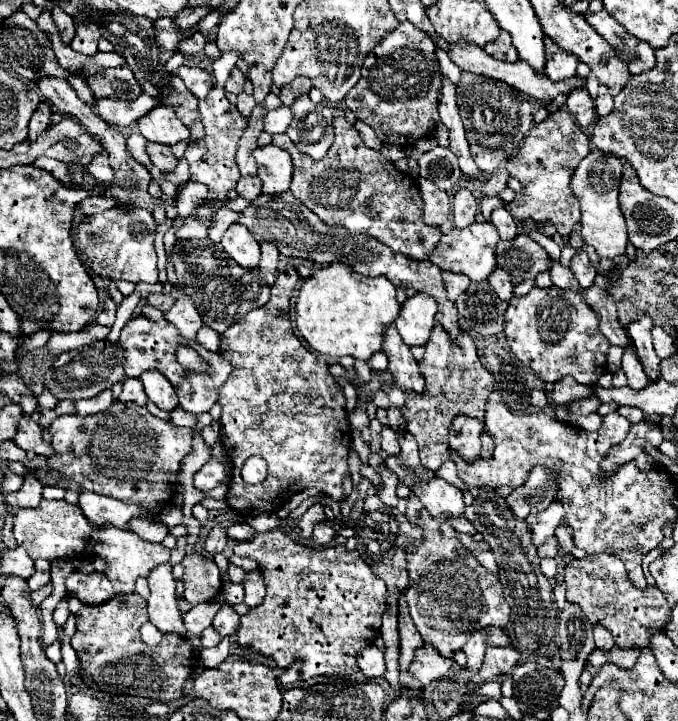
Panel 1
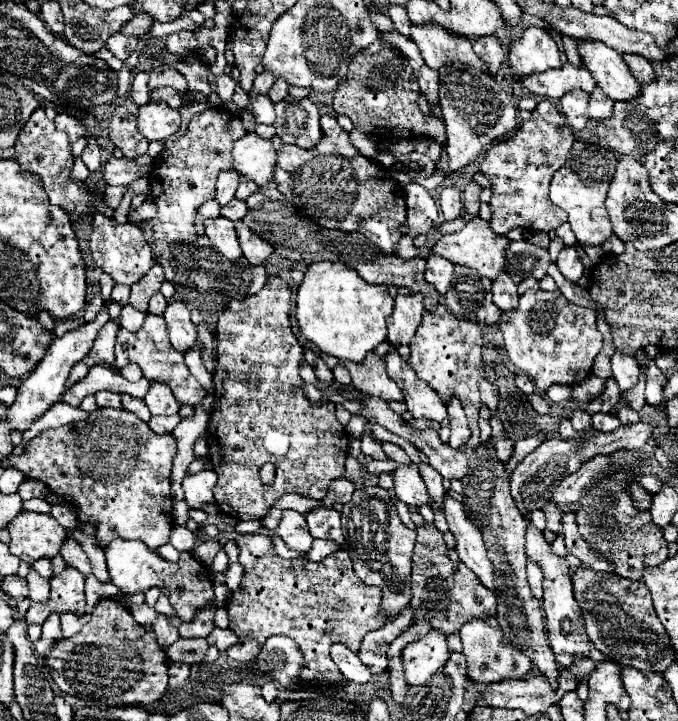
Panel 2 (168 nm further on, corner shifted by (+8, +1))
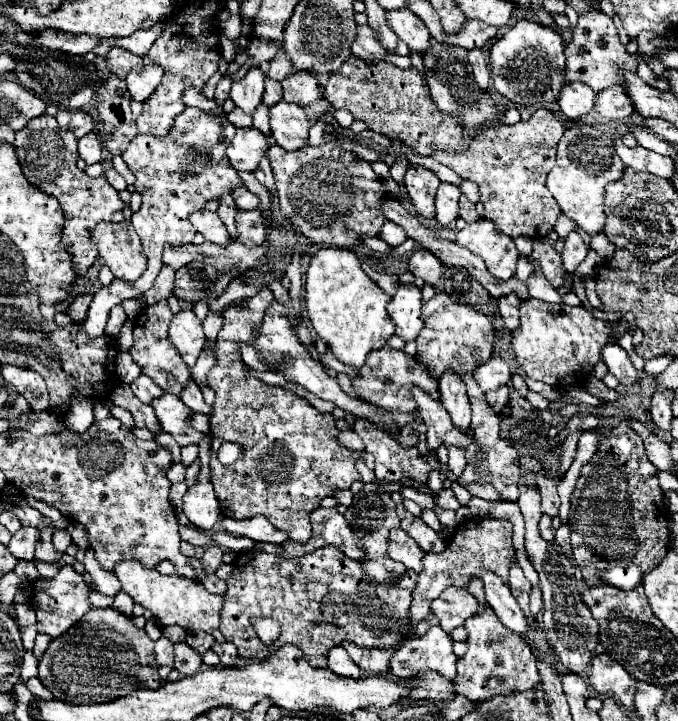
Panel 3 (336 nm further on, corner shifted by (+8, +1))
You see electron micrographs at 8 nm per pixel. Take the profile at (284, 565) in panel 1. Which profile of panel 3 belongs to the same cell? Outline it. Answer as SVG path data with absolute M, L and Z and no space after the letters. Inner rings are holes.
M326 546L292 560L248 550L238 554L234 572L228 580L228 590L222 596L224 606L220 614L220 632L228 642L236 644L238 656L242 658L262 660L266 648L274 650L284 644L296 644L304 652L308 664L325 669L328 667L328 650L342 642L356 642L360 648L398 644L398 640L410 632L408 608L414 586L416 572L412 570L408 570L396 584L368 584L364 572L360 572L360 564L344 556L336 546ZM252 618L276 620L280 624L280 638L266 646L258 638Z

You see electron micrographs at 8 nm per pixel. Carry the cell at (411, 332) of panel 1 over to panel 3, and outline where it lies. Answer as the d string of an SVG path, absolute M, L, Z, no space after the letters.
M414 284L400 286L388 302L388 314L396 324L396 336L416 340L422 330L422 292Z

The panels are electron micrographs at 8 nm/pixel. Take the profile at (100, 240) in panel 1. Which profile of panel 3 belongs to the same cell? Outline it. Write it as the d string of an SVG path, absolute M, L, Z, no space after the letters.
M128 220L98 224L92 232L92 242L98 248L100 264L108 266L120 280L138 280L148 264L140 238Z

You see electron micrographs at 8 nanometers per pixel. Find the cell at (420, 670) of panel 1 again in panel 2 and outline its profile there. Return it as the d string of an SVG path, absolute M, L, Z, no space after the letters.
M432 630L428 636L408 644L402 650L404 680L410 686L424 686L432 674L436 674L450 658L446 636Z

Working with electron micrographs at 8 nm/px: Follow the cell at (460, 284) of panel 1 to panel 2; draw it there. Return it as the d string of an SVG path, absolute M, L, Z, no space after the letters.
M428 256L426 258L426 282L430 282L440 294L446 294L452 284L454 264L440 258L440 256Z

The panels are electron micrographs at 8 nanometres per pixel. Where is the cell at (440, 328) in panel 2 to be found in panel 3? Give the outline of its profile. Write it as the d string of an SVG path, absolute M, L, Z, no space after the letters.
M438 292L434 298L424 302L422 306L424 314L424 328L416 338L418 352L416 360L428 370L428 374L434 380L440 380L440 376L446 370L456 372L458 376L464 376L468 372L474 372L476 366L486 362L492 356L494 348L494 328L482 310L468 304L458 304L448 298L446 292Z

